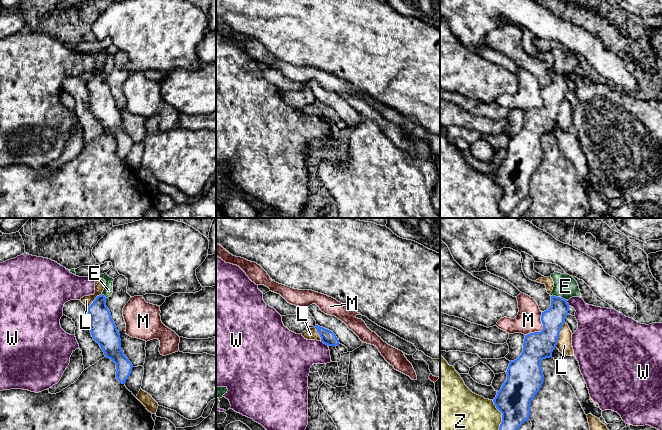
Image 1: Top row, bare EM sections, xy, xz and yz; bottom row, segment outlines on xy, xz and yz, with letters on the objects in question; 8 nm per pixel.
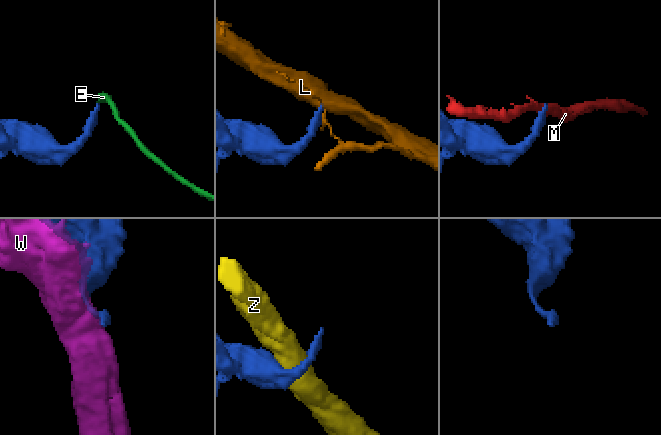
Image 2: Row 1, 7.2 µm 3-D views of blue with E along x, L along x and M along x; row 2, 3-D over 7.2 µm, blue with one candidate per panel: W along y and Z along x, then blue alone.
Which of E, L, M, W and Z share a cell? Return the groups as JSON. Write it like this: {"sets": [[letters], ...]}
{"sets": [["E"], ["L"], ["M"], ["W"], ["Z"]]}

